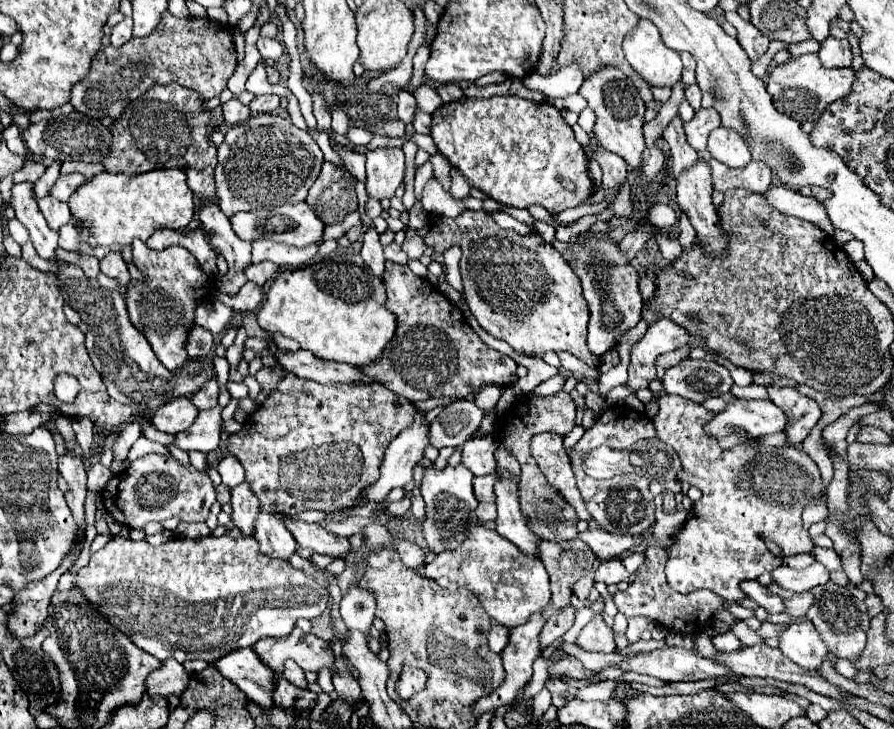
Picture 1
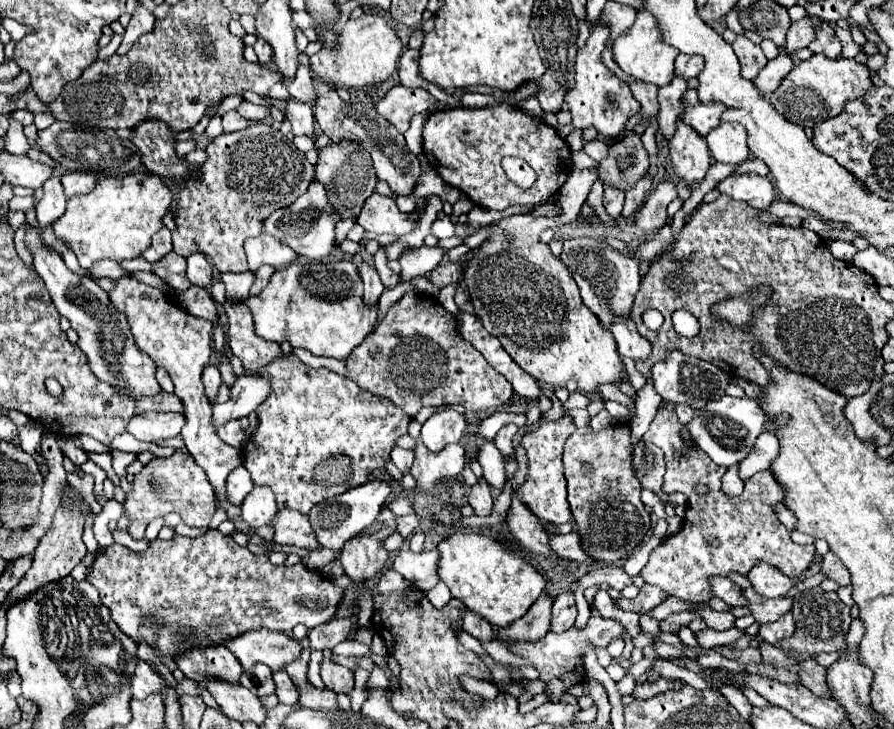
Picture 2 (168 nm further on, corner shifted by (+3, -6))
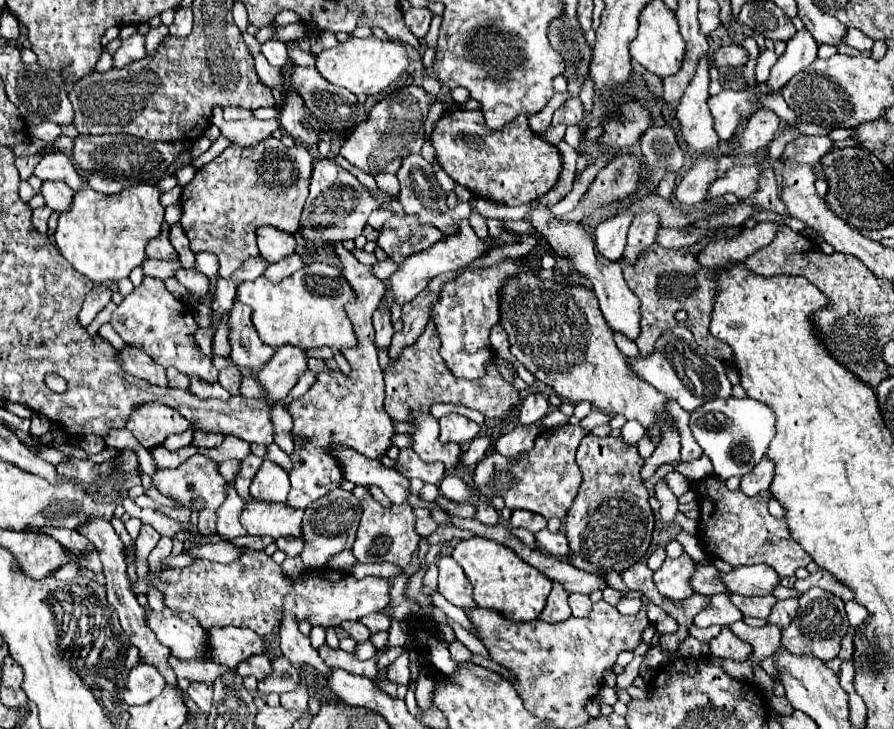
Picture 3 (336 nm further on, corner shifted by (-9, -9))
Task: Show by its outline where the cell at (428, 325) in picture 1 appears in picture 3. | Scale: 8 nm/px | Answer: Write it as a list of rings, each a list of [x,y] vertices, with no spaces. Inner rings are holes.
[[[431,322],[427,324],[425,332],[417,338],[415,344],[405,346],[401,350],[401,356],[391,360],[387,368],[383,370],[385,386],[387,386],[387,398],[385,398],[385,410],[395,422],[409,422],[413,420],[415,412],[429,412],[435,402],[445,404],[461,404],[471,410],[481,412],[485,418],[507,418],[513,414],[513,410],[519,404],[519,392],[501,376],[495,362],[491,366],[485,366],[485,374],[479,380],[463,380],[453,376],[447,362],[439,354],[439,336],[435,334],[435,326]]]

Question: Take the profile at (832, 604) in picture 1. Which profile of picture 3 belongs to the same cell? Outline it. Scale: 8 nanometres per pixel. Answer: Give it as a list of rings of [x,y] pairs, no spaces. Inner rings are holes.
[[[811,588],[799,598],[799,610],[795,620],[783,630],[783,646],[797,656],[815,656],[821,662],[837,658],[841,650],[841,640],[849,630],[849,620],[845,614],[845,602],[821,588]]]

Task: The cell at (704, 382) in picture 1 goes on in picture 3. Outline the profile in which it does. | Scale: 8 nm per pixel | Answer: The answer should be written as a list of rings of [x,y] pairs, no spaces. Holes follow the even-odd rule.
[[[675,326],[673,330],[663,332],[663,336],[655,344],[655,352],[649,358],[639,358],[629,362],[631,370],[655,386],[661,394],[675,400],[683,410],[693,412],[699,404],[711,398],[729,398],[731,382],[727,380],[725,364],[709,356],[693,338],[693,334],[685,326]]]

